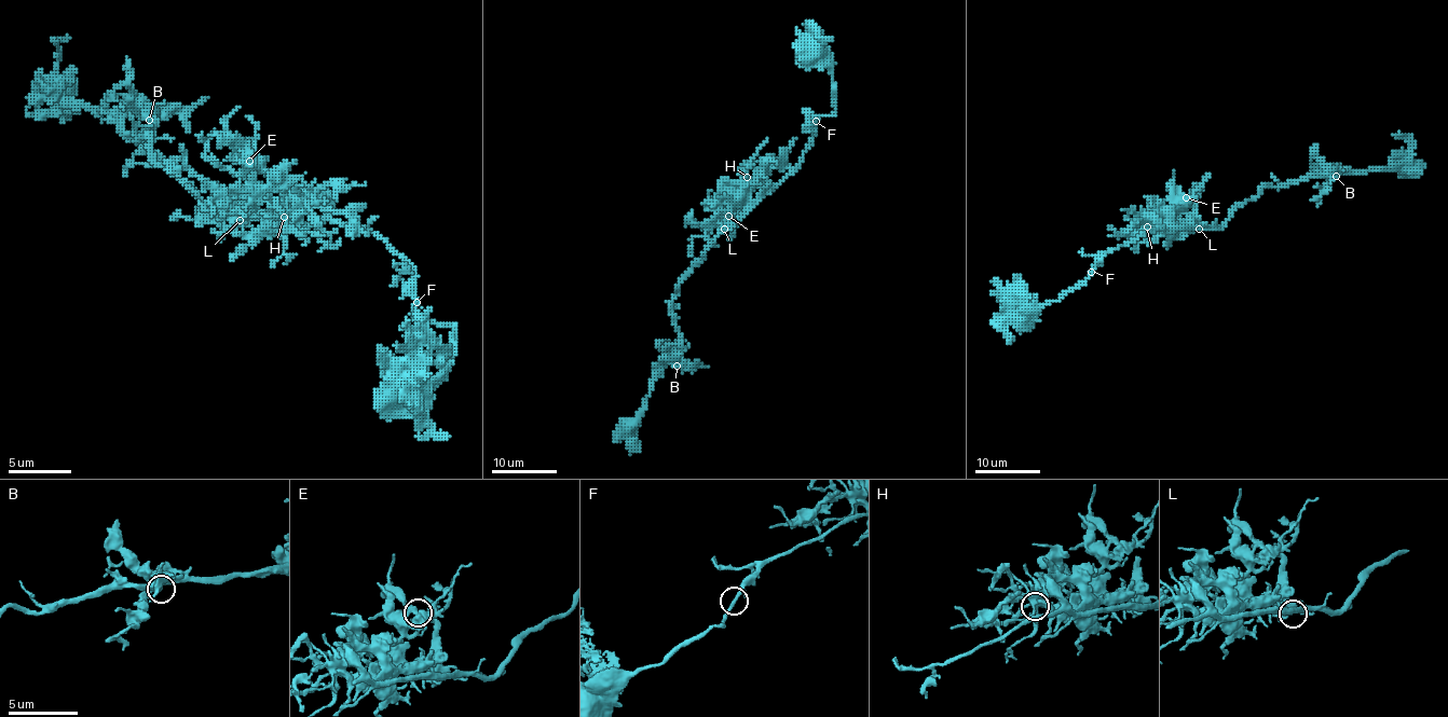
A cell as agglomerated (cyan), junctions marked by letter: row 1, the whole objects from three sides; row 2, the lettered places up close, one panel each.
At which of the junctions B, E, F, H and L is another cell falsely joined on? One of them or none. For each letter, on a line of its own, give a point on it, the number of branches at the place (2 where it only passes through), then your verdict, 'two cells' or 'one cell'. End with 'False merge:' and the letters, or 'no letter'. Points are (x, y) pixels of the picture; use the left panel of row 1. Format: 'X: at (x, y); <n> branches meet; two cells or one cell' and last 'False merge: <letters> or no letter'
B: at (149, 120); 3 branches meet; one cell
E: at (249, 161); 4 branches meet; one cell
F: at (417, 302); 3 branches meet; one cell
H: at (284, 217); 3 branches meet; one cell
L: at (240, 220); 3 branches meet; one cell
False merge: no letter

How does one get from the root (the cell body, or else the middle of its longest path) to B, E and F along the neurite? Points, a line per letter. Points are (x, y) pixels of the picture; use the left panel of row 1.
B: (403, 396), (419, 408), (453, 330), (415, 311), (409, 264), (333, 220), (205, 217), (136, 135), (149, 120)
E: (403, 396), (419, 408), (444, 373), (453, 323), (415, 311), (415, 273), (381, 238), (259, 189), (249, 161)
F: (403, 396), (419, 408), (422, 393), (450, 364), (453, 323), (425, 320), (415, 311), (415, 301)

